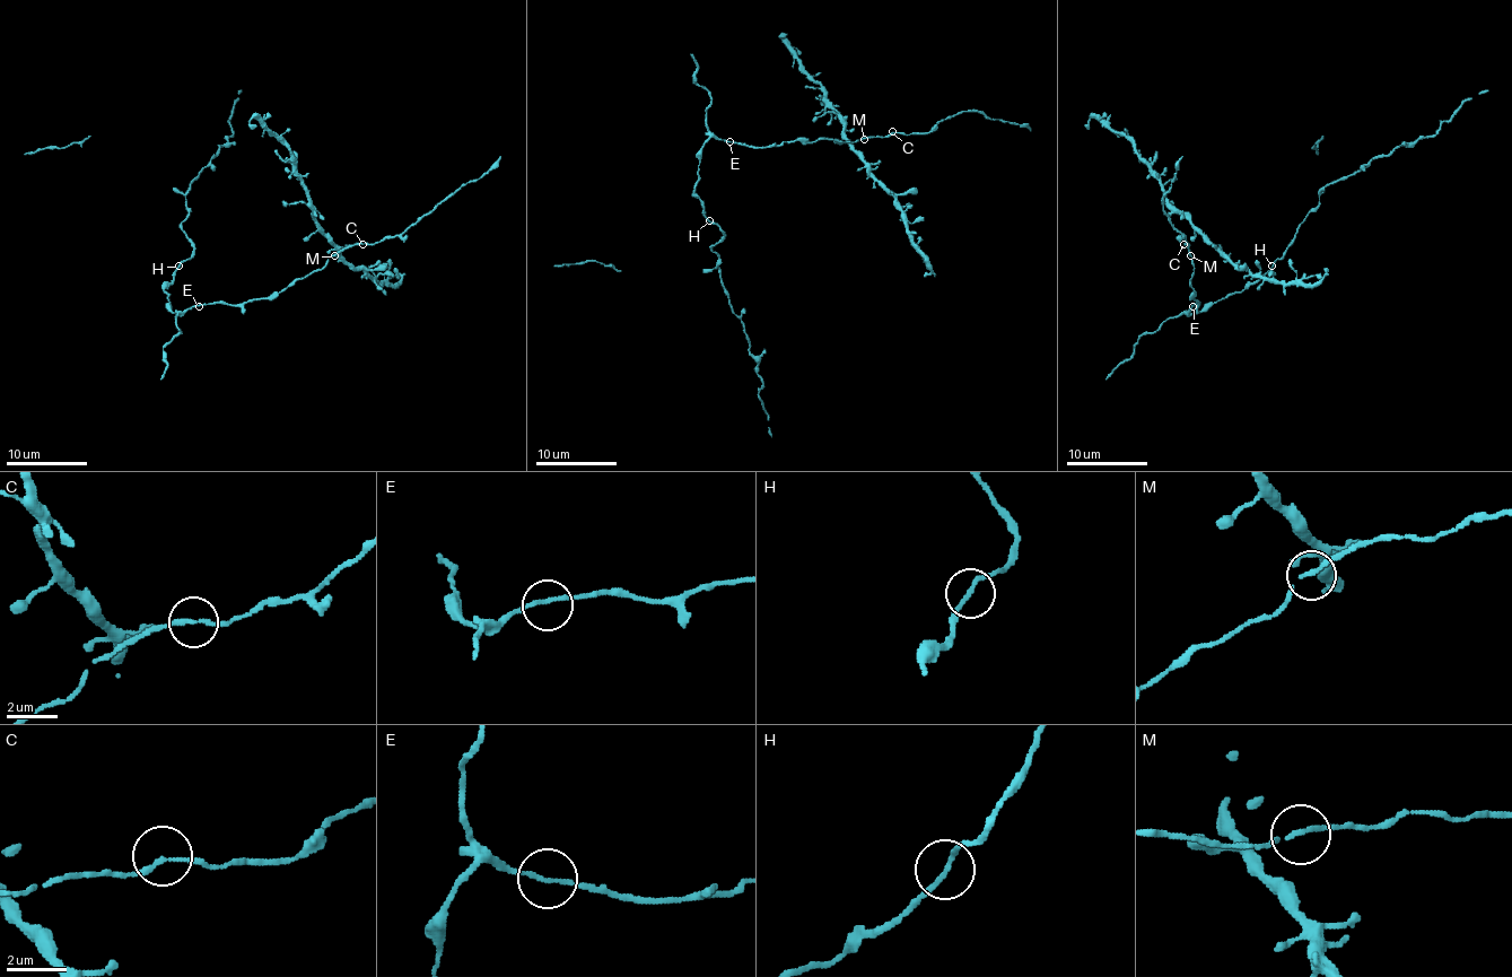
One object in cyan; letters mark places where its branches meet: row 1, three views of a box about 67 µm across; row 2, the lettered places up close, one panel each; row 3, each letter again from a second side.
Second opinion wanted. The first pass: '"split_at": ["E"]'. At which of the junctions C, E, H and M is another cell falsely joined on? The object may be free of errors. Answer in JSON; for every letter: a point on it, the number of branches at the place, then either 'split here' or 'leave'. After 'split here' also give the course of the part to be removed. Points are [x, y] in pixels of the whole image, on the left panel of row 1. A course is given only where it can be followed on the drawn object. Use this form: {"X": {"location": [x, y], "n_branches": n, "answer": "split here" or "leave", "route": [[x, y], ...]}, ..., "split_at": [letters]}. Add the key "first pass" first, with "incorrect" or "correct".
{"first pass": "incorrect", "C": {"location": [363, 244], "n_branches": 2, "answer": "leave"}, "E": {"location": [199, 306], "n_branches": 2, "answer": "leave"}, "H": {"location": [178, 265], "n_branches": 2, "answer": "leave"}, "M": {"location": [334, 255], "n_branches": 2, "answer": "leave"}, "split_at": []}

